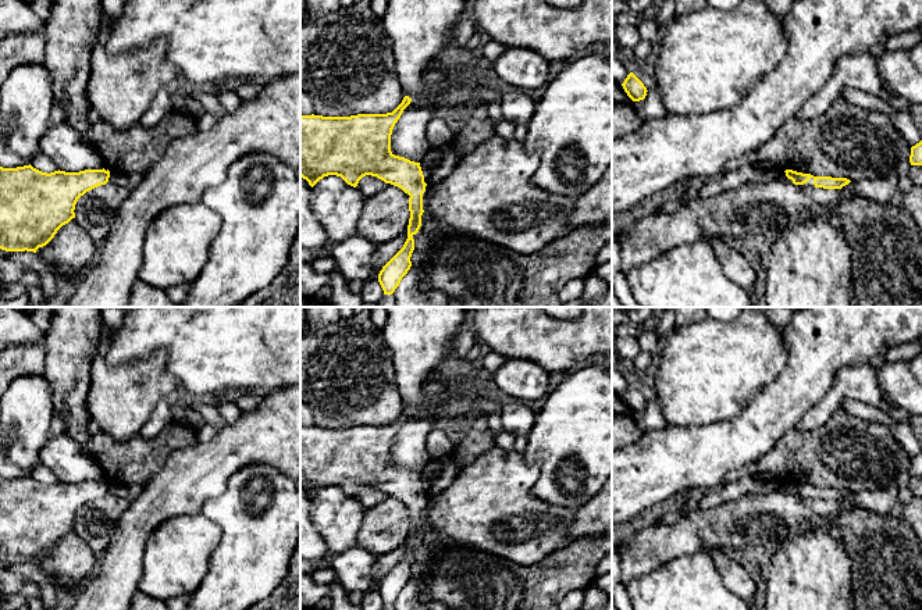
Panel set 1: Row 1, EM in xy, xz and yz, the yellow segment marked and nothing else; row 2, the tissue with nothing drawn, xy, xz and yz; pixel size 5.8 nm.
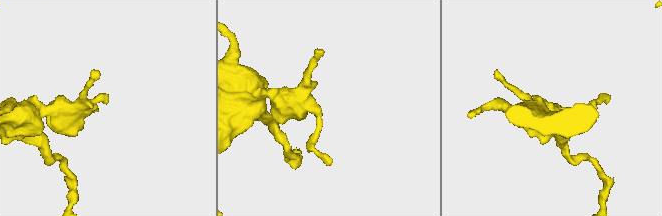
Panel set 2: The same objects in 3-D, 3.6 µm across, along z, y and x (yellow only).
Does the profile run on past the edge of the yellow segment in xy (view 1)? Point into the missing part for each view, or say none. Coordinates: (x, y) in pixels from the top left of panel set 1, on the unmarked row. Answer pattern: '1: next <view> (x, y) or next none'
1: next none

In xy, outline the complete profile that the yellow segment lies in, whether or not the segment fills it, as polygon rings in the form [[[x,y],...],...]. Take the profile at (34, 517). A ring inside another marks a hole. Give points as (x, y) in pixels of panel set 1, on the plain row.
[[[31,475],[17,479],[0,478],[0,560],[6,563],[33,563],[46,557],[57,542],[75,529],[75,516],[86,503],[106,496],[107,481],[79,484],[42,484]]]

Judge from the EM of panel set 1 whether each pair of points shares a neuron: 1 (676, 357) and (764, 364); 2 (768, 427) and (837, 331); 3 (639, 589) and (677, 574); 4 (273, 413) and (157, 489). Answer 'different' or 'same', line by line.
1: same
2: same
3: same
4: same

